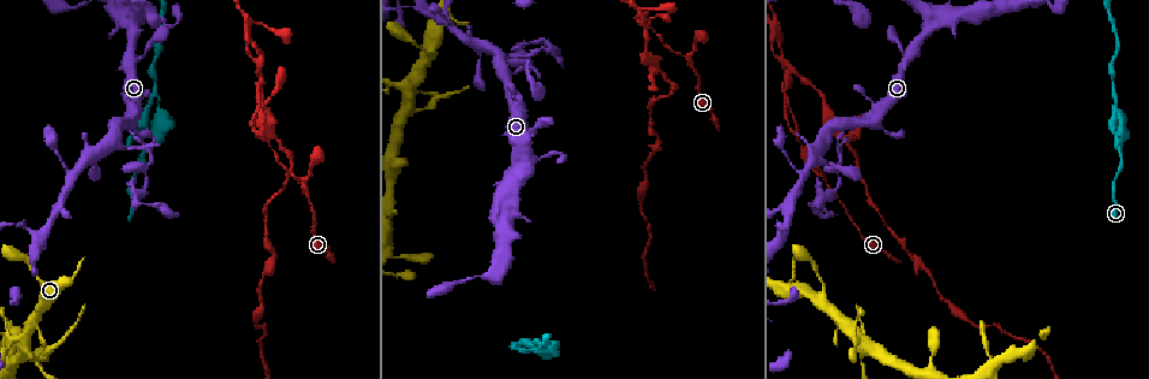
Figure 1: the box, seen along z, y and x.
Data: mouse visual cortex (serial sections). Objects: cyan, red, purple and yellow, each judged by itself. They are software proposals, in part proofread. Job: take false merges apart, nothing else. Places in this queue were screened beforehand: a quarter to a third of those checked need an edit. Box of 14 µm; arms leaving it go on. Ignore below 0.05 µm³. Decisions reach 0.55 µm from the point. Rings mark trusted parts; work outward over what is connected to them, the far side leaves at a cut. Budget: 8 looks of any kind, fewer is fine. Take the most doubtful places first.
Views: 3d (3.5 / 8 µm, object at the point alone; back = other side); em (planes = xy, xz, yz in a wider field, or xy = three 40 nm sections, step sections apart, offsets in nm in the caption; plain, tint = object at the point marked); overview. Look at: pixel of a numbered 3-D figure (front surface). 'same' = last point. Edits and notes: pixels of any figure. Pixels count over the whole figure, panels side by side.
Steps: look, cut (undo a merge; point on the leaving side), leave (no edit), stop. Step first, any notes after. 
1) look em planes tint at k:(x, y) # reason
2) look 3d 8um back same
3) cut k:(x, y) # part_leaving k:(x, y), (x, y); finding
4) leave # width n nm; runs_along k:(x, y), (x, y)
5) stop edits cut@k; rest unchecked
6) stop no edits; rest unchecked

look 3d 3.5um at 1:(159, 95) # sudden change in width

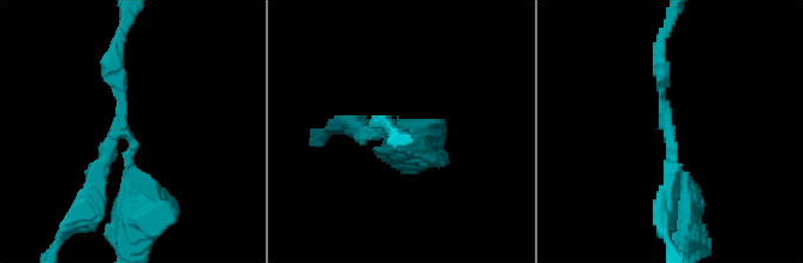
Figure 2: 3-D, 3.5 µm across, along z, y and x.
look em xy step 2 tint at 2:(125, 132)

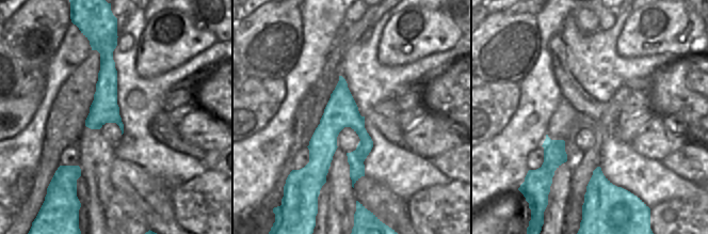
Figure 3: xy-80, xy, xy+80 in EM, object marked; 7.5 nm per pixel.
look em xy step 3 tint same

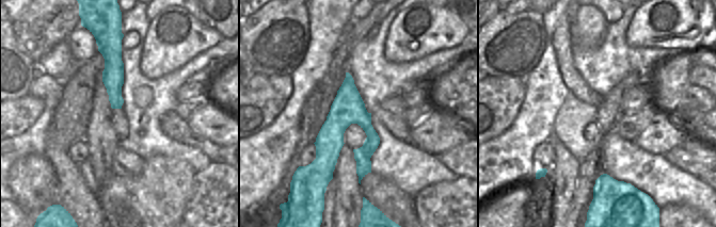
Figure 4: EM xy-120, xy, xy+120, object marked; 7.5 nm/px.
leave # runs_along 2:(136, 204), (113, 53); one cell here

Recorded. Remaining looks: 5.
look 3d 3.5um at 1:(690, 55) # arms part here

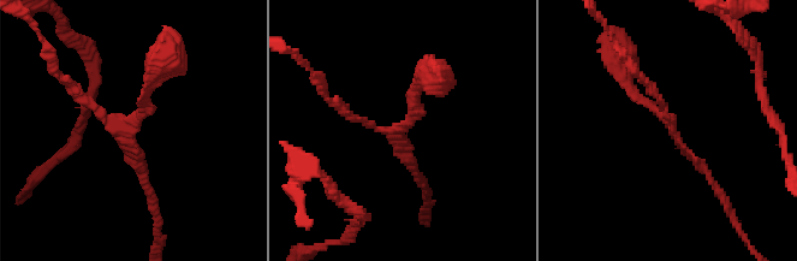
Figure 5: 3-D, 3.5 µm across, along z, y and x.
look em xy step 5 tint at 5:(677, 133) # arms 3; arm_widths 100, 150, 150 nm; shape alone is not enough

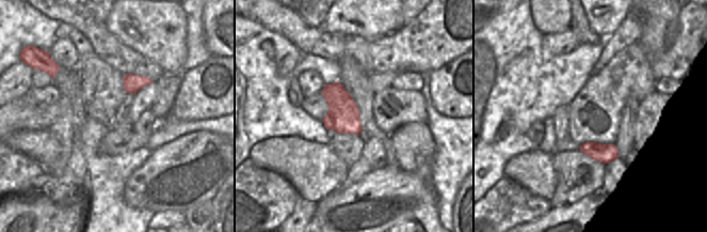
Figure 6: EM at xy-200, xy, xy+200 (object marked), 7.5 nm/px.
leave # width 240 nm; runs_along 5:(150, 195), (129, 131), (70, 83); one cell here

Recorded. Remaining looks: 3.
look 3d 3.5um back at 1:(847, 123) # arms part here

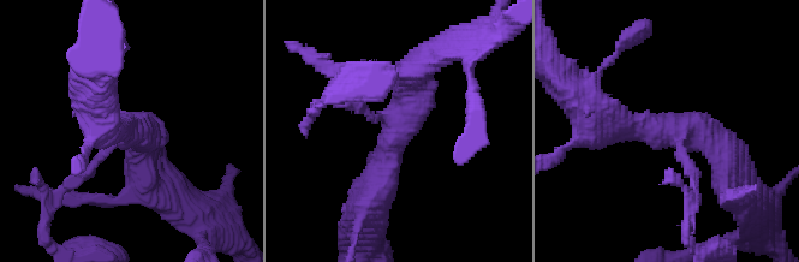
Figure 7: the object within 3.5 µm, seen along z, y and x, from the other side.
look em planes tint at 7:(130, 129) # arms 3; arm_widths 150, 350, 400 nm

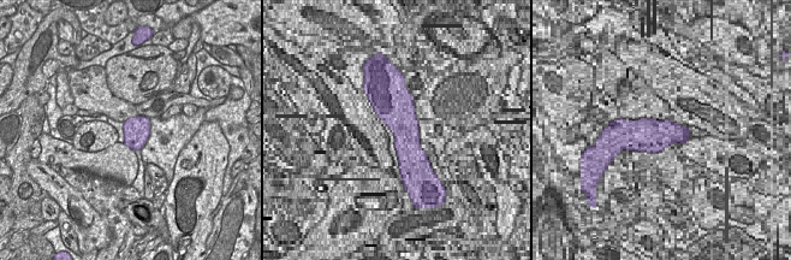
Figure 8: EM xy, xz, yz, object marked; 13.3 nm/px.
look em xy step 2 tint same

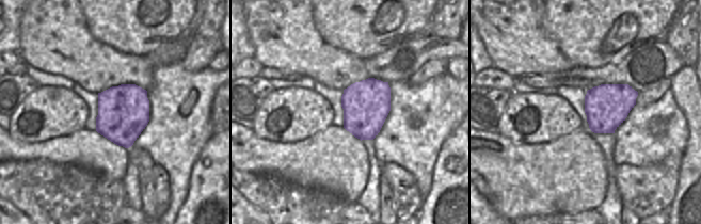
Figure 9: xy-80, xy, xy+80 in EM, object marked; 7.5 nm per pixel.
cut 7:(356, 105) # part_leaving 7:(381, 119), (355, 103), (325, 100), (314, 109); a second cell is stuck on

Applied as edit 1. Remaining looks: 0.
stop edits cut@7; rest unchecked

